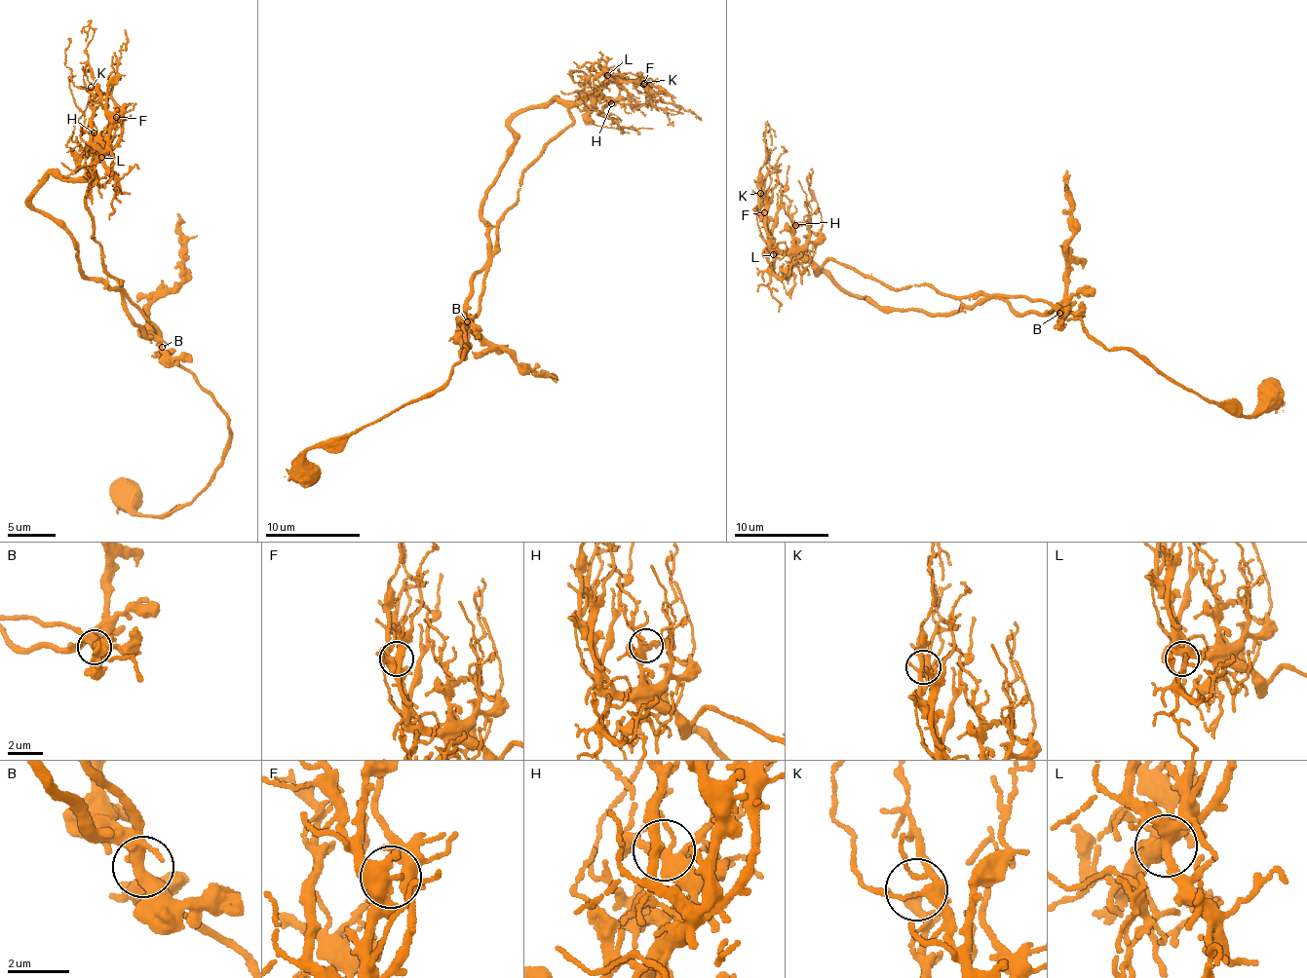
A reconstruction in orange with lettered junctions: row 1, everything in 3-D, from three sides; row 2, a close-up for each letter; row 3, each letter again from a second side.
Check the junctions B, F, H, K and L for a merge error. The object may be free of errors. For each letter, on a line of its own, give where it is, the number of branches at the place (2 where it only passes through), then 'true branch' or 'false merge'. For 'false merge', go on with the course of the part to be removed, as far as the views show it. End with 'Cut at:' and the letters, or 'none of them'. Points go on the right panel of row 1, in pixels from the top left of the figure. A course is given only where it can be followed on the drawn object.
B: (1059, 313) | 5 | true branch
F: (764, 212) | 6 | true branch
H: (795, 225) | 5 | true branch
K: (760, 193) | 4 | true branch
L: (773, 254) | 5 | true branch
Cut at: none of them

